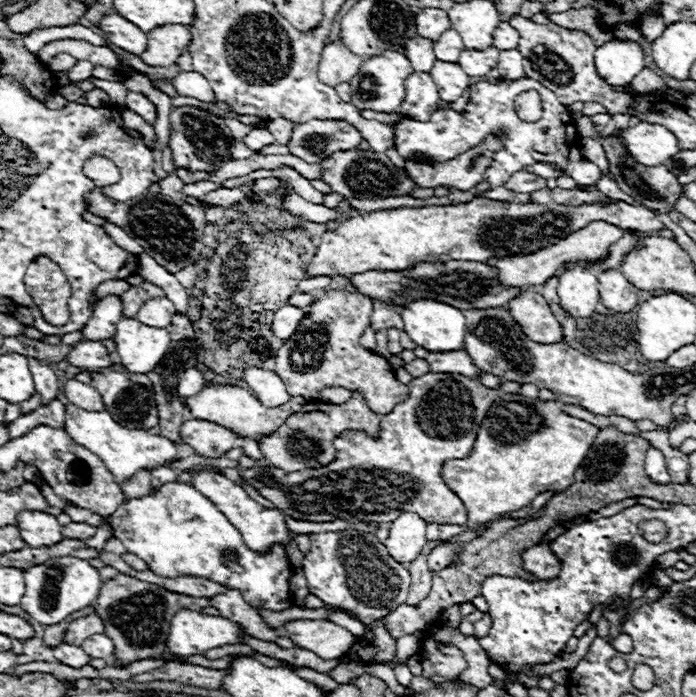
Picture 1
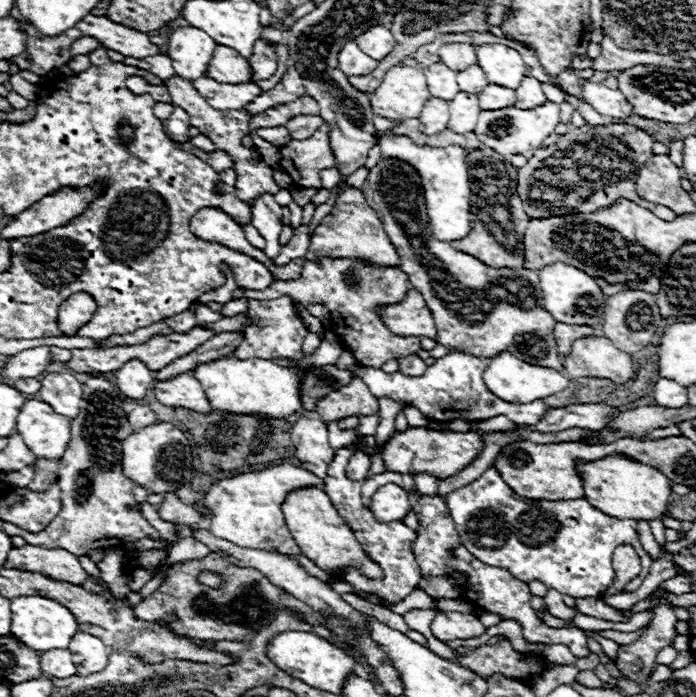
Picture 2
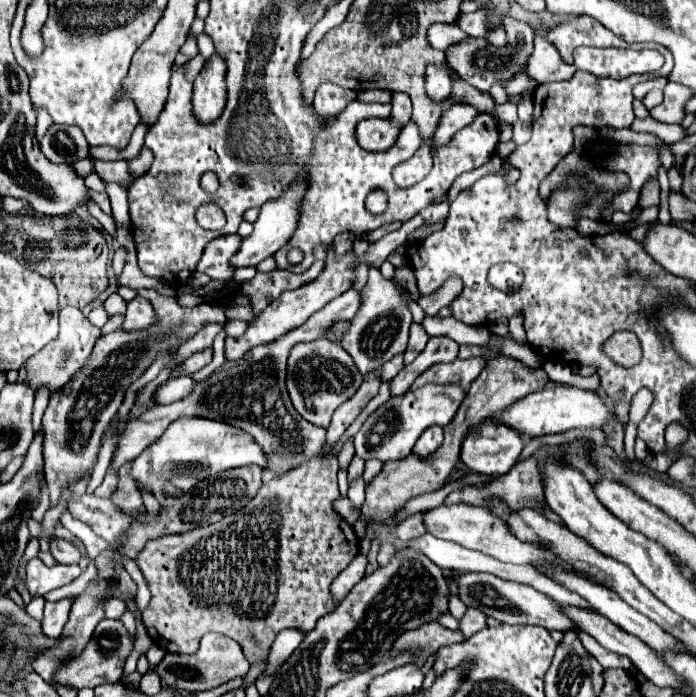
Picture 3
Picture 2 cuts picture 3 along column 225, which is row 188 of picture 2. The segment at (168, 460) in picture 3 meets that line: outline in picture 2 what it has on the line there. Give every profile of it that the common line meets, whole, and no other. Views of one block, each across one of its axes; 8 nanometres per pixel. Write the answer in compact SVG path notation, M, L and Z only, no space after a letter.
M382 134L378 138L382 158L400 158L420 172L420 180L424 186L426 208L430 216L432 234L438 240L460 240L468 236L472 220L470 220L470 182L468 182L468 150L462 146L446 146L446 148L432 148L432 146L418 146L408 136L388 136Z

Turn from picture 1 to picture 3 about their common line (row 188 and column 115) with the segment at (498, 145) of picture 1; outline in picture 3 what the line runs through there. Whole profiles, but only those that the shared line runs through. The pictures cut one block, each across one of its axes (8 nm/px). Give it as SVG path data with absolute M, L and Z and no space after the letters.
M348 290L330 304L326 304L320 312L316 312L306 324L300 328L288 332L286 336L256 346L250 352L244 354L244 358L236 362L226 362L222 370L216 370L210 378L196 382L192 392L186 398L180 398L166 406L152 406L148 412L144 412L140 418L122 420L118 424L118 448L116 456L112 460L112 466L118 470L124 462L134 460L148 444L158 440L162 432L178 420L180 416L200 416L210 420L220 420L224 424L232 424L236 428L242 428L244 432L252 434L256 442L264 448L268 456L268 468L266 472L274 472L276 476L296 468L298 464L314 458L320 454L326 430L318 428L306 420L294 410L288 390L286 390L286 360L290 354L290 348L298 342L310 342L314 338L324 336L334 324L352 320L360 308L360 294L356 290Z

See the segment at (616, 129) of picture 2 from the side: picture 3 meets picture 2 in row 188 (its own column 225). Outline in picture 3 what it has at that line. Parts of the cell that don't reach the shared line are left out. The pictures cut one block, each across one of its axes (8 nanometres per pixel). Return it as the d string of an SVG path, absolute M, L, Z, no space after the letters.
M376 372L366 374L358 392L334 412L332 422L326 428L322 454L278 476L278 480L272 478L270 482L262 484L258 494L242 510L224 516L220 522L214 522L206 528L162 536L146 544L136 558L136 564L142 570L152 594L148 608L142 612L142 620L156 646L166 648L168 652L174 652L176 646L178 654L192 654L206 632L220 632L240 644L250 664L258 664L266 660L280 630L298 628L302 634L308 634L320 616L332 612L332 608L340 604L340 600L330 594L330 584L358 554L360 540L354 528L332 508L332 502L340 498L336 484L338 460L336 456L324 458L324 454L334 450L334 444L340 440L346 428L378 394L378 388L380 380Z

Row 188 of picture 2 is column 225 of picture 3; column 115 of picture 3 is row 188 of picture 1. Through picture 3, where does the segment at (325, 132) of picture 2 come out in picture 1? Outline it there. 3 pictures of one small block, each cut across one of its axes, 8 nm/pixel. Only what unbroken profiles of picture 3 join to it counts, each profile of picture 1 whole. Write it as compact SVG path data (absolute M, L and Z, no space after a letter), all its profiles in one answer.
M372 150L336 152L332 154L332 158L326 158L322 166L324 166L324 182L344 198L370 200L370 198L388 198L388 196L410 196L410 192L418 188L404 170L392 166L386 154L376 154Z

